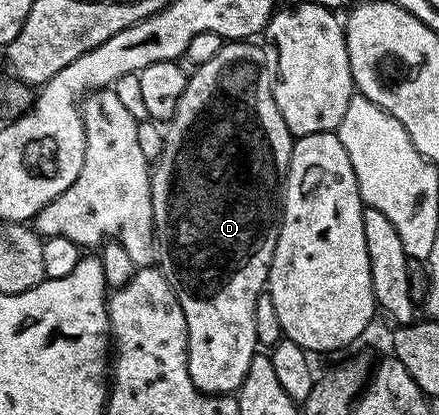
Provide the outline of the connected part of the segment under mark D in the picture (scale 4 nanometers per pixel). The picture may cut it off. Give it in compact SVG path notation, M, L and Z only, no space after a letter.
M253 40L226 41L208 63L198 66L196 75L188 78L184 87L184 95L180 95L180 103L174 116L170 118L164 129L162 150L158 160L153 162L150 171L150 190L152 191L152 215L154 216L154 243L156 246L156 265L168 279L172 291L178 296L180 307L184 311L184 319L188 323L188 375L192 375L192 383L202 393L215 395L234 395L244 383L244 375L248 375L248 363L252 363L260 346L256 339L256 299L267 288L270 279L270 264L276 251L278 227L282 224L282 202L284 200L284 178L290 169L290 156L294 150L295 138L288 131L288 123L284 123L284 115L280 115L280 107L276 107L274 98L274 82L276 80L276 61L269 48L261 49Z

